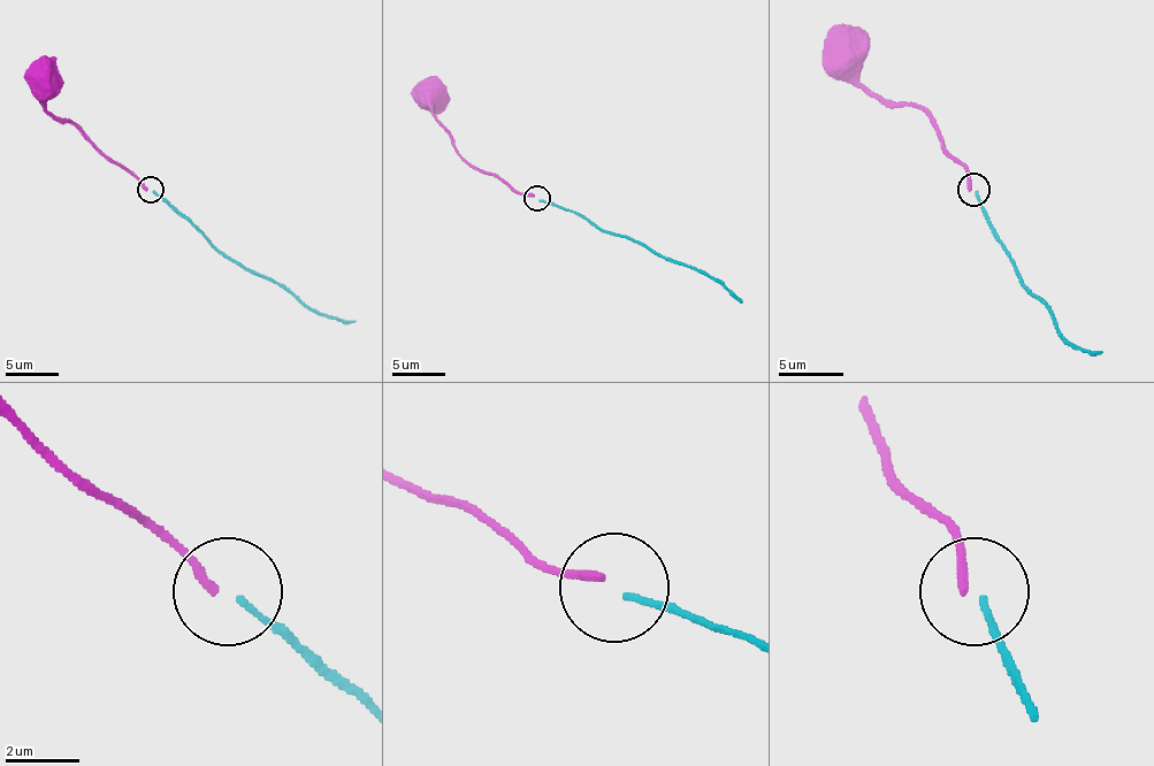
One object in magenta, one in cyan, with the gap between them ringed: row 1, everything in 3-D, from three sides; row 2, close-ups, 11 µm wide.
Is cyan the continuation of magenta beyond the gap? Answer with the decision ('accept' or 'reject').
reject

